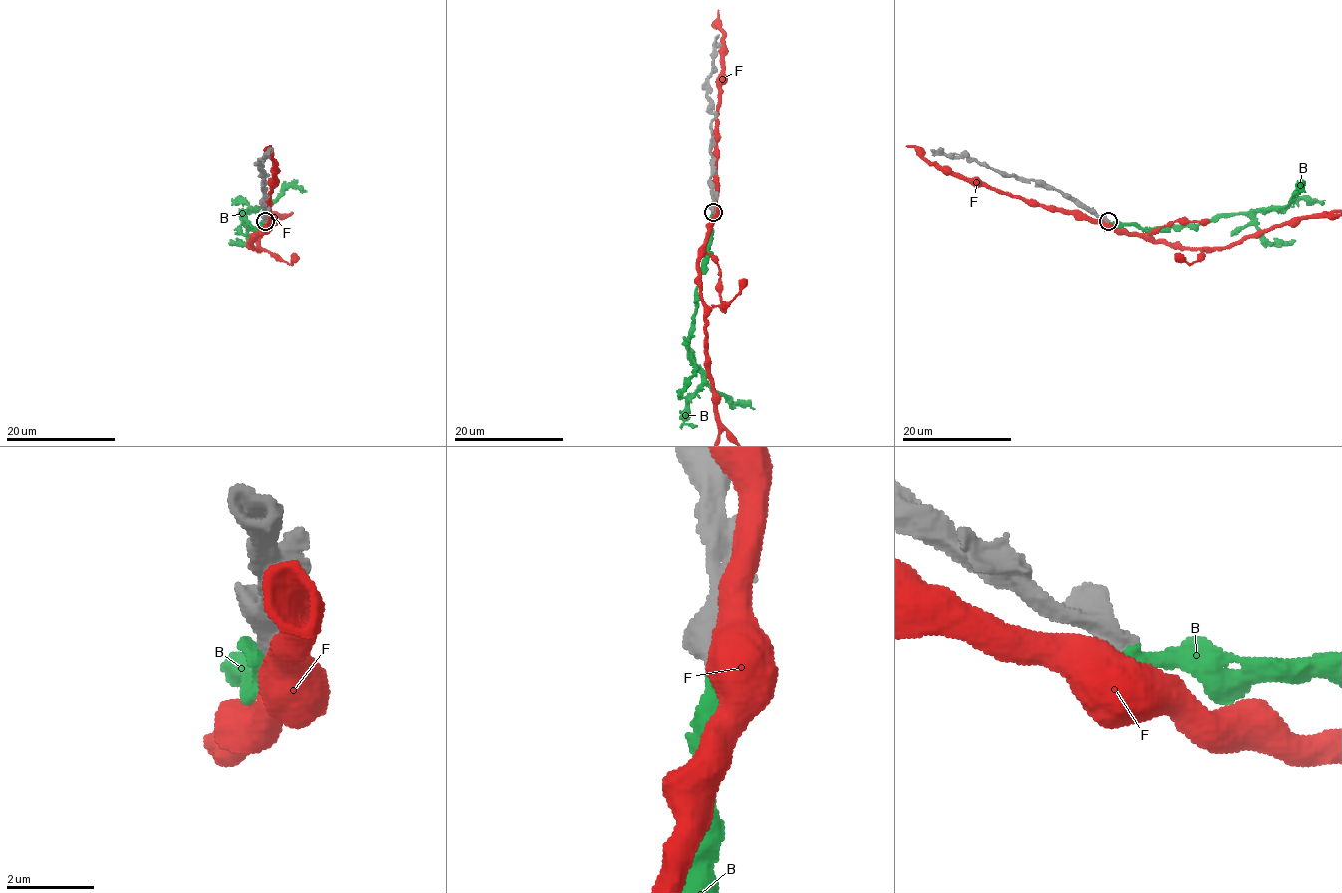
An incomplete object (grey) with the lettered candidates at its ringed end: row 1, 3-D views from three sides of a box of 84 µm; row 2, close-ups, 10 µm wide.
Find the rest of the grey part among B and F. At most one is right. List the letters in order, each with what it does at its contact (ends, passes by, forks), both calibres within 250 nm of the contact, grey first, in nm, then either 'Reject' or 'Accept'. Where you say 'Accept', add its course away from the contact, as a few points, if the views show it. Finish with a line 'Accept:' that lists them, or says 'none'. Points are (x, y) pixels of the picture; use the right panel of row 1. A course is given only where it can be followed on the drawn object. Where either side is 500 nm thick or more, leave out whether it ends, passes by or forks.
B: Thickness 550 nm (grey) against 400 nm. Accept. Its course: (1108, 220), (1145, 227), (1216, 222), (1236, 213), (1278, 211), (1286, 207), (1298, 186), (1305, 192)
F: Thickness 650 nm (grey) against 950 nm. Reject
Accept: B

